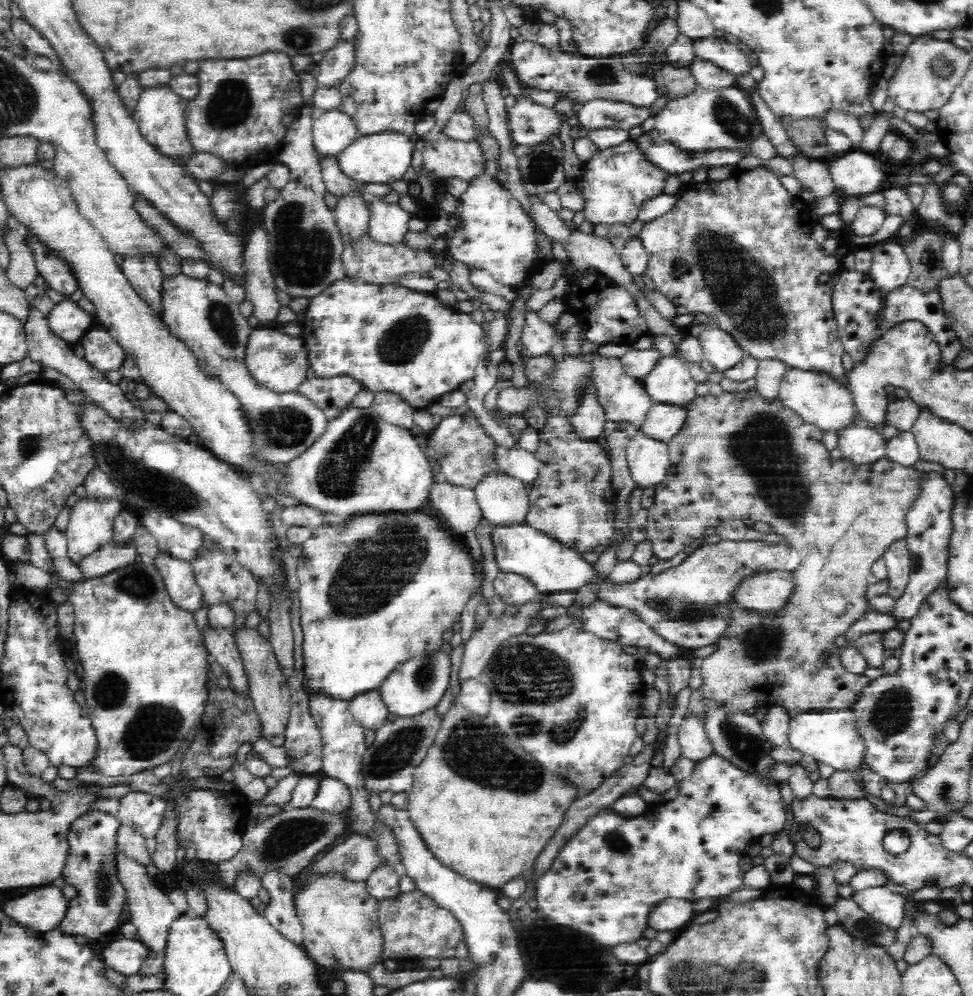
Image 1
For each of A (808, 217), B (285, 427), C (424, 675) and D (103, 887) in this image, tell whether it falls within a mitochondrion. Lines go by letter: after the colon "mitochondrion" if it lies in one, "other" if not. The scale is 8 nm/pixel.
A: other
B: mitochondrion
C: mitochondrion
D: mitochondrion

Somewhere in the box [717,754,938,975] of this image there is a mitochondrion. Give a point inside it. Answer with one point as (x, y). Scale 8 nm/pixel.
(861, 925)

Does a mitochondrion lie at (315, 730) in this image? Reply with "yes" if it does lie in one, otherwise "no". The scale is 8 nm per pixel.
no

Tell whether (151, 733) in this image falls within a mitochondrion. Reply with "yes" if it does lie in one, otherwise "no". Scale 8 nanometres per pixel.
yes

